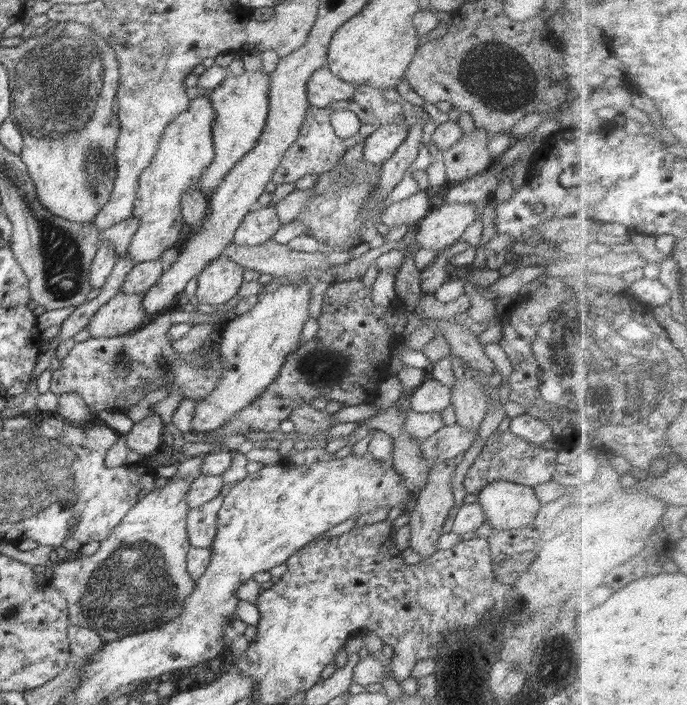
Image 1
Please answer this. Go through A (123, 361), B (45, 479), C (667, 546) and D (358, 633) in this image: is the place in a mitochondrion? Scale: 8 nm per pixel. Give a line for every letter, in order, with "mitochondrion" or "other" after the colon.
A: mitochondrion
B: mitochondrion
C: other
D: other

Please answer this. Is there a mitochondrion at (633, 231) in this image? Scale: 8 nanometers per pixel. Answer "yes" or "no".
no

